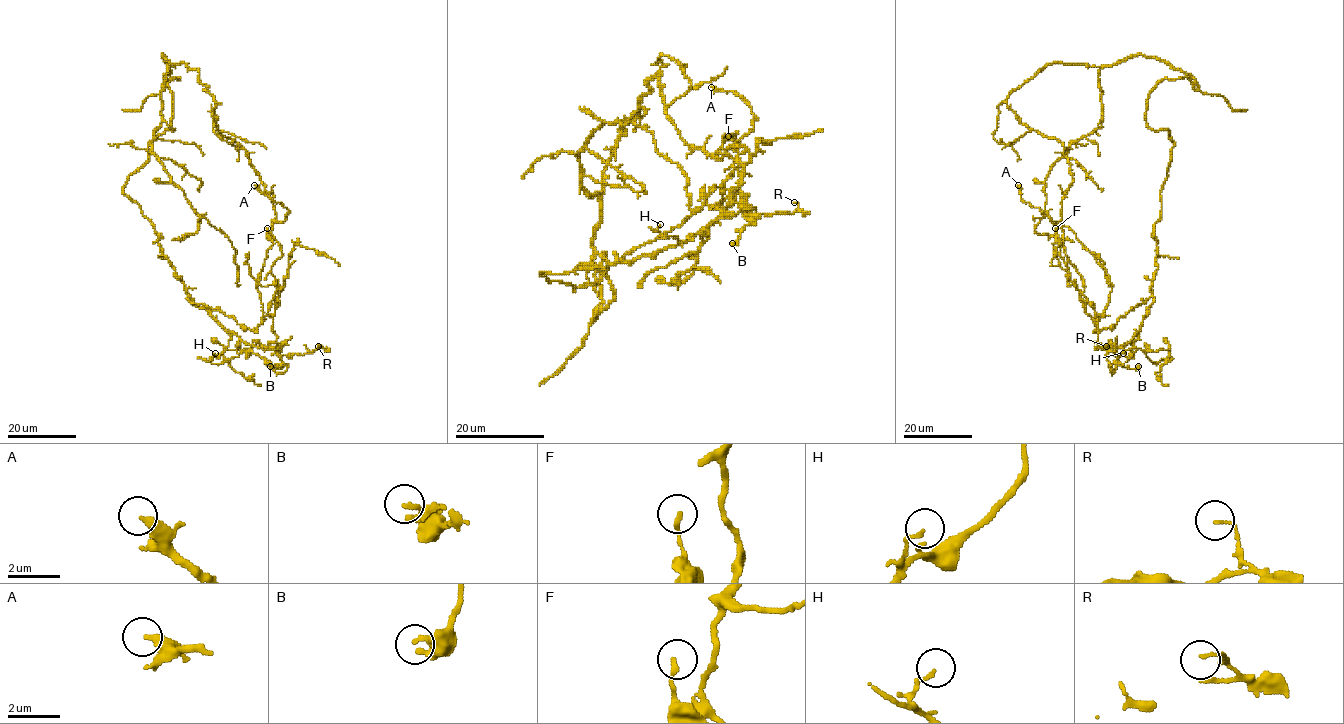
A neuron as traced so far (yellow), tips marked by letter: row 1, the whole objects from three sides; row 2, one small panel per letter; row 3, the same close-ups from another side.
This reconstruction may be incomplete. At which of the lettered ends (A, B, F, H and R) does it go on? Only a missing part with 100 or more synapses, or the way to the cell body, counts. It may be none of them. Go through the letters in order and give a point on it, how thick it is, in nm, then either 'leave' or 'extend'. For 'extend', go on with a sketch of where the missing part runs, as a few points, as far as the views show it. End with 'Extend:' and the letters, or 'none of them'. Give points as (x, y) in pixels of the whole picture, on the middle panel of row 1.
A: (711, 87) | 340 nm | leave
B: (732, 243) | 240 nm | leave
F: (728, 136) | 180 nm | leave
H: (660, 224) | 150 nm | leave
R: (794, 202) | 110 nm | leave
Extend: none of them

